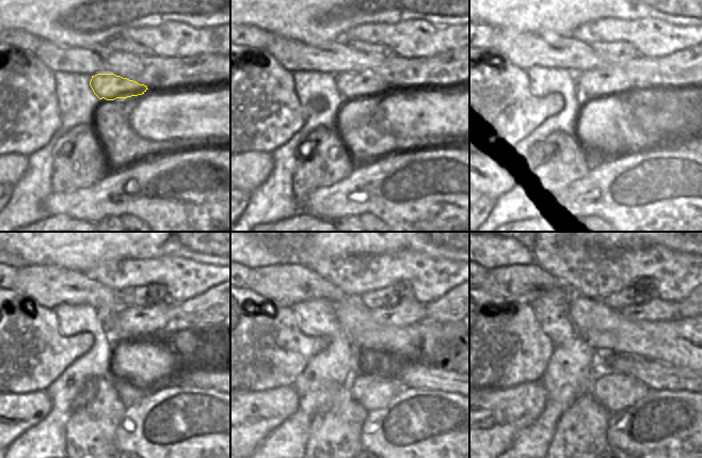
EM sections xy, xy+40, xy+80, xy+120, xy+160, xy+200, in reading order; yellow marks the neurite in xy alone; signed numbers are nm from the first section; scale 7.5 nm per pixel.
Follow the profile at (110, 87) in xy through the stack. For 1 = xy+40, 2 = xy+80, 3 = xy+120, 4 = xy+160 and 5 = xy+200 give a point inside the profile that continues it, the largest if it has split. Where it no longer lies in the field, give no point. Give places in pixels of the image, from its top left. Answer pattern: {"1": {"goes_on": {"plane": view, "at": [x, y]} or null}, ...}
{"1": {"goes_on": {"plane": "xy+40", "at": [352, 84]}}, "2": {"goes_on": {"plane": "xy+80", "at": [610, 80]}}, "3": {"goes_on": {"plane": "xy+120", "at": [160, 317]}}, "4": {"goes_on": {"plane": "xy+160", "at": [408, 313]}}, "5": {"goes_on": {"plane": "xy+200", "at": [655, 310]}}}

